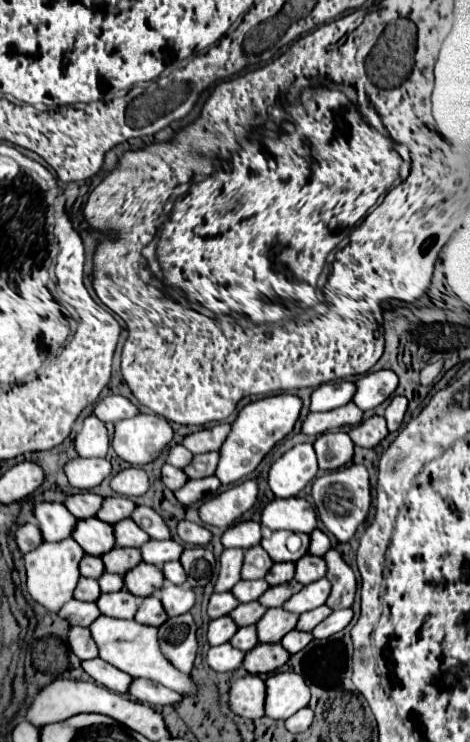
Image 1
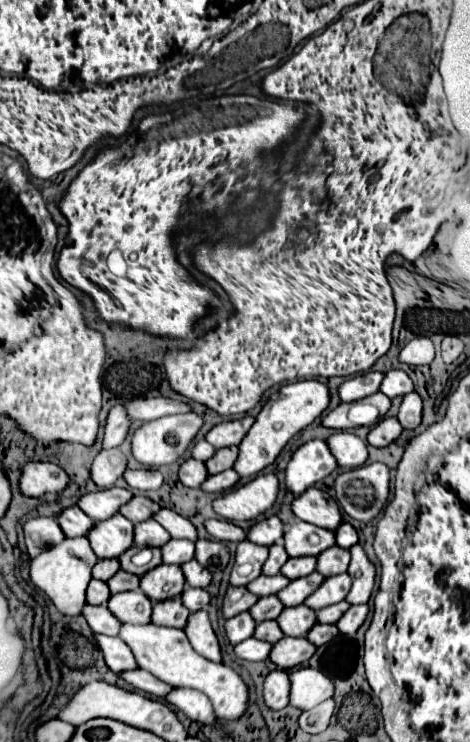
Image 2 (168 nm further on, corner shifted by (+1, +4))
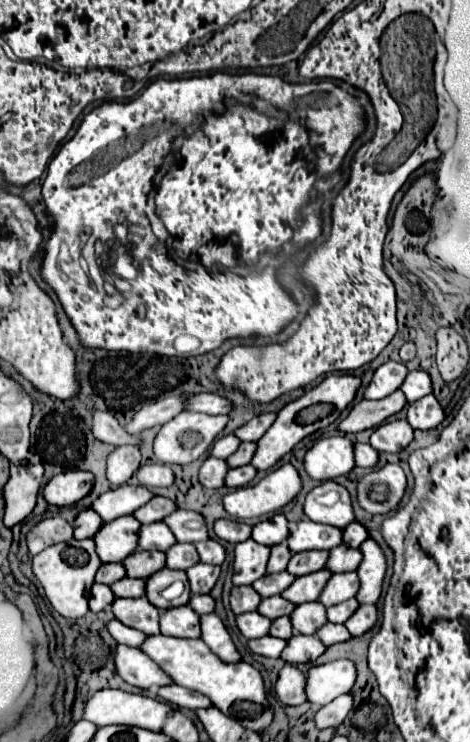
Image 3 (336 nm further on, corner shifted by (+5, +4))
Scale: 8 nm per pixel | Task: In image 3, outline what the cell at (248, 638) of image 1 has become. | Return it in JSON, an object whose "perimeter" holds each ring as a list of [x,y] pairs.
{"perimeter":[[[281,616],[281,618],[275,618],[271,622],[271,628],[269,628],[269,634],[271,636],[277,636],[277,638],[291,638],[291,624],[289,624],[289,616]]]}

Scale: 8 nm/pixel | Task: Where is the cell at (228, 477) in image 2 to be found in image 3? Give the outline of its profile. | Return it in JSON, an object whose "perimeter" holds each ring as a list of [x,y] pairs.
{"perimeter":[[[239,466],[239,468],[233,468],[227,472],[225,476],[225,486],[227,488],[239,488],[239,486],[245,486],[249,484],[253,478],[255,478],[257,470],[253,466]]]}

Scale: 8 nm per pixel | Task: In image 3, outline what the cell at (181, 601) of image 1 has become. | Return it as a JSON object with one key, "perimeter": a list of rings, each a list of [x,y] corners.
{"perimeter":[[[193,594],[191,600],[189,600],[189,606],[191,606],[199,616],[203,616],[203,614],[211,614],[211,612],[213,612],[215,602],[213,602],[213,598],[211,598],[209,594]]]}

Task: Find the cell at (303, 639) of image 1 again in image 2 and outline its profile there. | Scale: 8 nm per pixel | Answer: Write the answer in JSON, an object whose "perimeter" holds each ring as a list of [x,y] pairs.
{"perimeter":[[[315,624],[307,636],[309,636],[309,640],[313,640],[315,646],[323,646],[325,642],[333,640],[339,634],[341,632],[339,632],[339,628],[335,624]]]}

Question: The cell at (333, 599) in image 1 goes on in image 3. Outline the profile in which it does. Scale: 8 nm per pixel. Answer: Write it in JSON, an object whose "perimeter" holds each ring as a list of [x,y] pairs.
{"perimeter":[[[367,538],[359,550],[363,552],[363,562],[357,568],[361,588],[355,598],[359,604],[377,604],[385,576],[385,556],[377,542],[371,538]]]}

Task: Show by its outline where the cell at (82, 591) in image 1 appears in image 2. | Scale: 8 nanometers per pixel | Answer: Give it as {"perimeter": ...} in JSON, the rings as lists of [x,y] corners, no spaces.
{"perimeter":[[[93,578],[93,580],[89,582],[89,588],[87,588],[87,604],[91,604],[91,606],[107,604],[109,598],[111,598],[111,592],[109,592],[107,584]]]}

